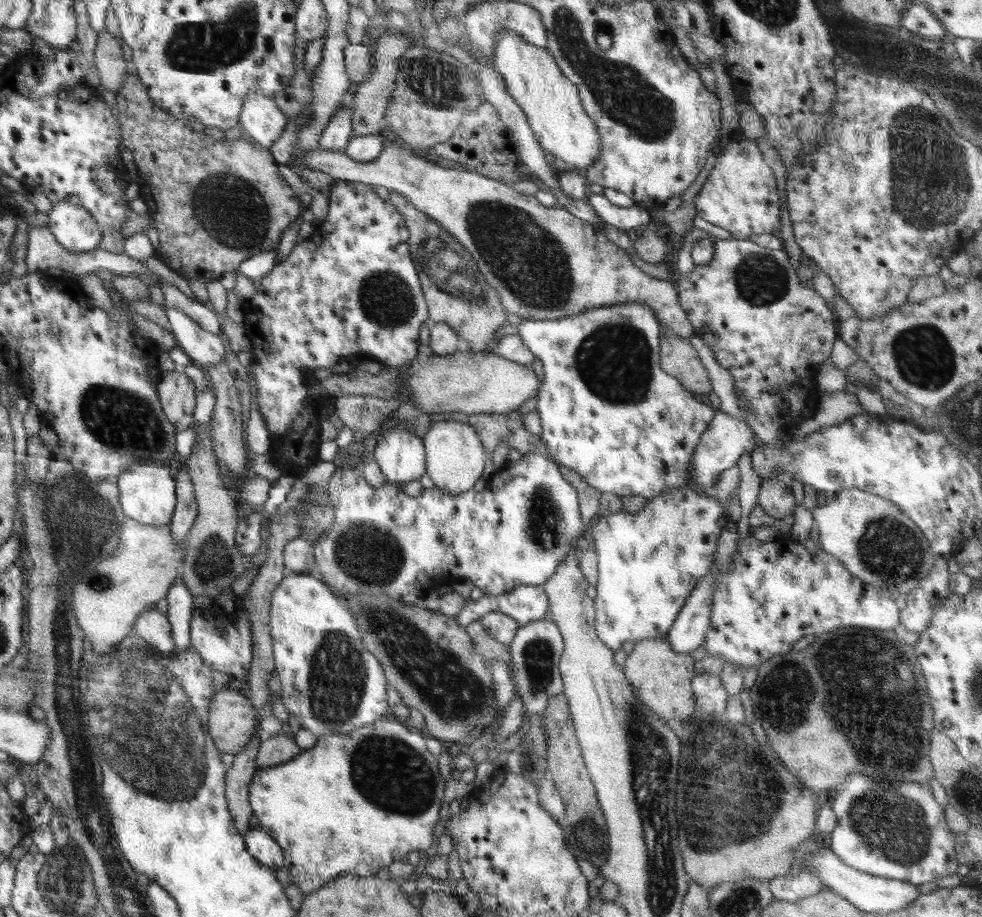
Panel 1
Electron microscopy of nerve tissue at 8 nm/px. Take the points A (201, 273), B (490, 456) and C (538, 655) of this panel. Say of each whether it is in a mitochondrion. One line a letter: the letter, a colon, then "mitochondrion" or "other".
A: other
B: other
C: mitochondrion

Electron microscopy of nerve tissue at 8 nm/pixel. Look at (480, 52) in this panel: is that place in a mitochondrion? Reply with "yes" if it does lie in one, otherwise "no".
no

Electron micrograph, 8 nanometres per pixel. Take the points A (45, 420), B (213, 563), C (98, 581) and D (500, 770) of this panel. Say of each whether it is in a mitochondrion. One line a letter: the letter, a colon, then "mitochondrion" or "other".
A: other
B: mitochondrion
C: mitochondrion
D: other

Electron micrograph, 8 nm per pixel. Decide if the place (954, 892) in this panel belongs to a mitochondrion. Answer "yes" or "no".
no

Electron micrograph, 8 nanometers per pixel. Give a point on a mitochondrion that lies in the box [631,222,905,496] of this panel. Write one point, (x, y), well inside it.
(761, 280)

